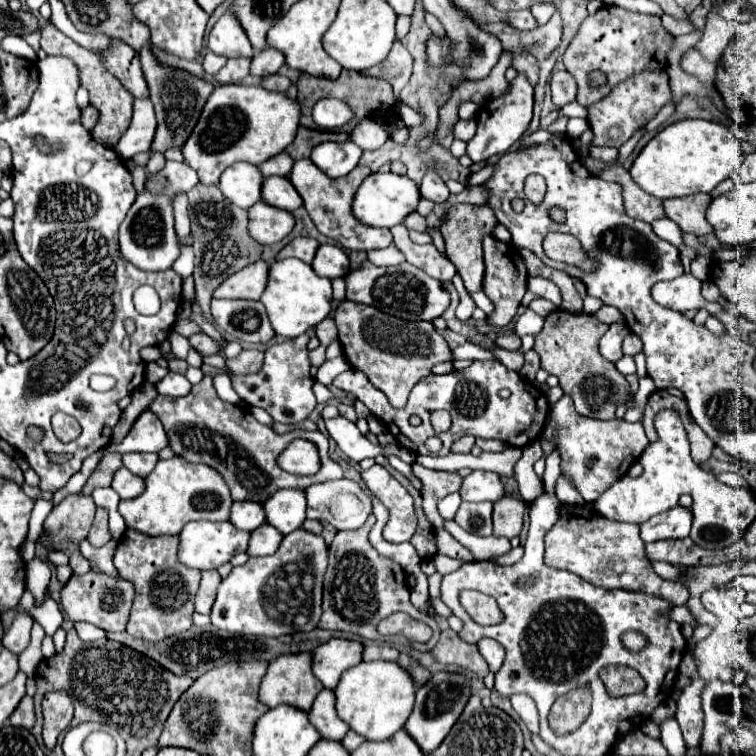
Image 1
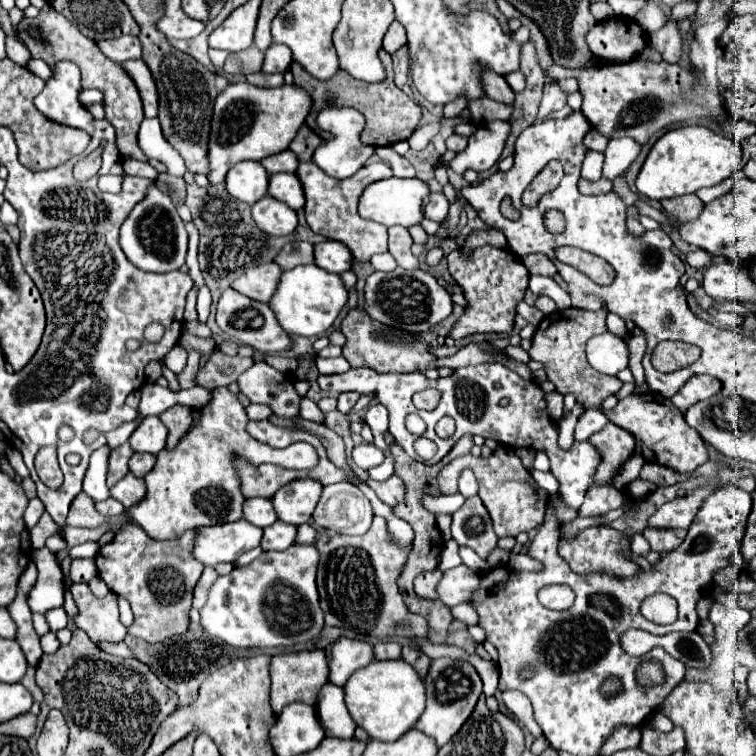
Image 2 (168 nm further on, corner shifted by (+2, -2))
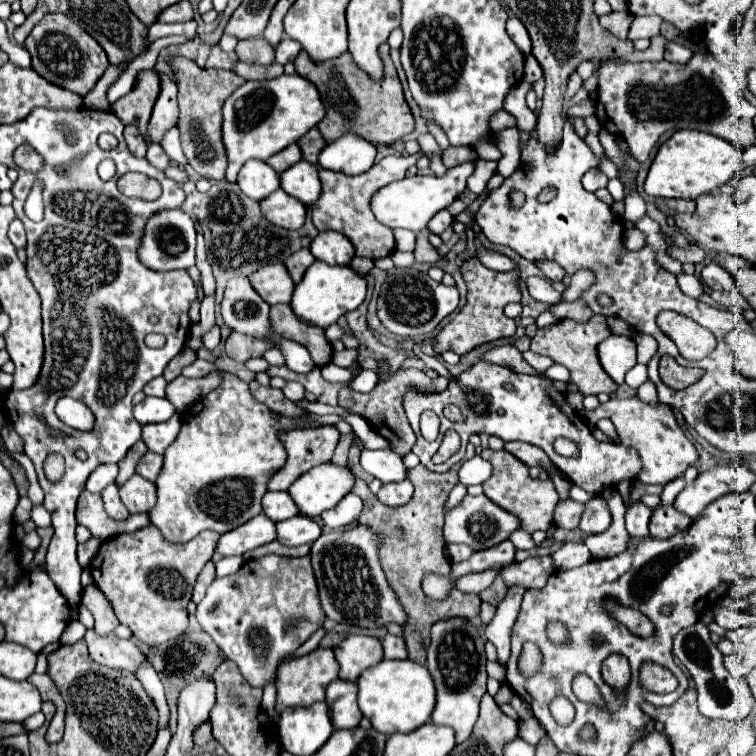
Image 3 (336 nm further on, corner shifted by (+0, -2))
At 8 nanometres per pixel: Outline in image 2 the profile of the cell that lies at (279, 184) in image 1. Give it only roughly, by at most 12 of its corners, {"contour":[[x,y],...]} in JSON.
{"contour":[[295,172],[273,174],[269,196],[299,210],[303,184]]}

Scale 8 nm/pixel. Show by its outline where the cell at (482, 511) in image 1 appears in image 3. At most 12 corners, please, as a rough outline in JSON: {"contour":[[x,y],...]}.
{"contour":[[487,496],[445,516],[447,542],[477,552],[507,540],[519,520]]}

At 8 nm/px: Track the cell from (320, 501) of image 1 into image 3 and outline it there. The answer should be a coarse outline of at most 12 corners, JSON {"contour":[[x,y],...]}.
{"contour":[[349,492],[321,518],[329,528],[359,522],[363,500]]}

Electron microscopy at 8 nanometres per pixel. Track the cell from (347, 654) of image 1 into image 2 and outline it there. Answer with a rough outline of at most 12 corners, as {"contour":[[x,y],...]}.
{"contour":[[339,638],[325,652],[329,682],[343,686],[375,658],[369,642]]}

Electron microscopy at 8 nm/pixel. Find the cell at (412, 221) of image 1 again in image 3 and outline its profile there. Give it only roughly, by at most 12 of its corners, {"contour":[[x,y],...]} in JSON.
{"contour":[[417,234],[415,260],[437,262],[439,254],[425,234]]}

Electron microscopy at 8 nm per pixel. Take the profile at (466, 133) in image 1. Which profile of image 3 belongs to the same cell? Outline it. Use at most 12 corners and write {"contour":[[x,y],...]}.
{"contour":[[449,146],[443,152],[447,168],[475,160],[471,146]]}

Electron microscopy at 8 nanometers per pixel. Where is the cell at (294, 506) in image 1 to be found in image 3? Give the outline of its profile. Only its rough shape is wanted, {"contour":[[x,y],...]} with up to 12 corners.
{"contour":[[321,464],[287,490],[299,514],[319,516],[353,486],[347,466]]}

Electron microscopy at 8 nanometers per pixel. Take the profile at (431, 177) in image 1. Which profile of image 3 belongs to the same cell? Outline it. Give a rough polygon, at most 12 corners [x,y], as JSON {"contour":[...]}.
{"contour":[[447,210],[429,220],[427,228],[433,234],[443,234],[451,226],[453,216]]}

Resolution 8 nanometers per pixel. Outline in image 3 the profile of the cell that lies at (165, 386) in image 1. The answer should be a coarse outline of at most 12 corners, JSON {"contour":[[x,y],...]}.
{"contour":[[147,396],[133,408],[139,424],[163,422],[175,408],[167,398]]}

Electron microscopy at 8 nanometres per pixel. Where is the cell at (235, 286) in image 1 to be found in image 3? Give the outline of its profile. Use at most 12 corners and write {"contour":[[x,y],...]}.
{"contour":[[283,264],[249,276],[255,292],[271,306],[289,302],[295,286]]}

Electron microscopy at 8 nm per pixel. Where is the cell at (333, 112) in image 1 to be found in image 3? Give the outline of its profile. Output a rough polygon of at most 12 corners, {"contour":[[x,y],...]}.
{"contour":[[345,132],[319,154],[327,170],[355,176],[373,166],[377,148]]}

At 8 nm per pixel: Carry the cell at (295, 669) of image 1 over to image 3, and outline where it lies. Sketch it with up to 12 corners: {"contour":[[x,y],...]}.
{"contour":[[331,648],[281,662],[275,714],[323,702],[337,678]]}

